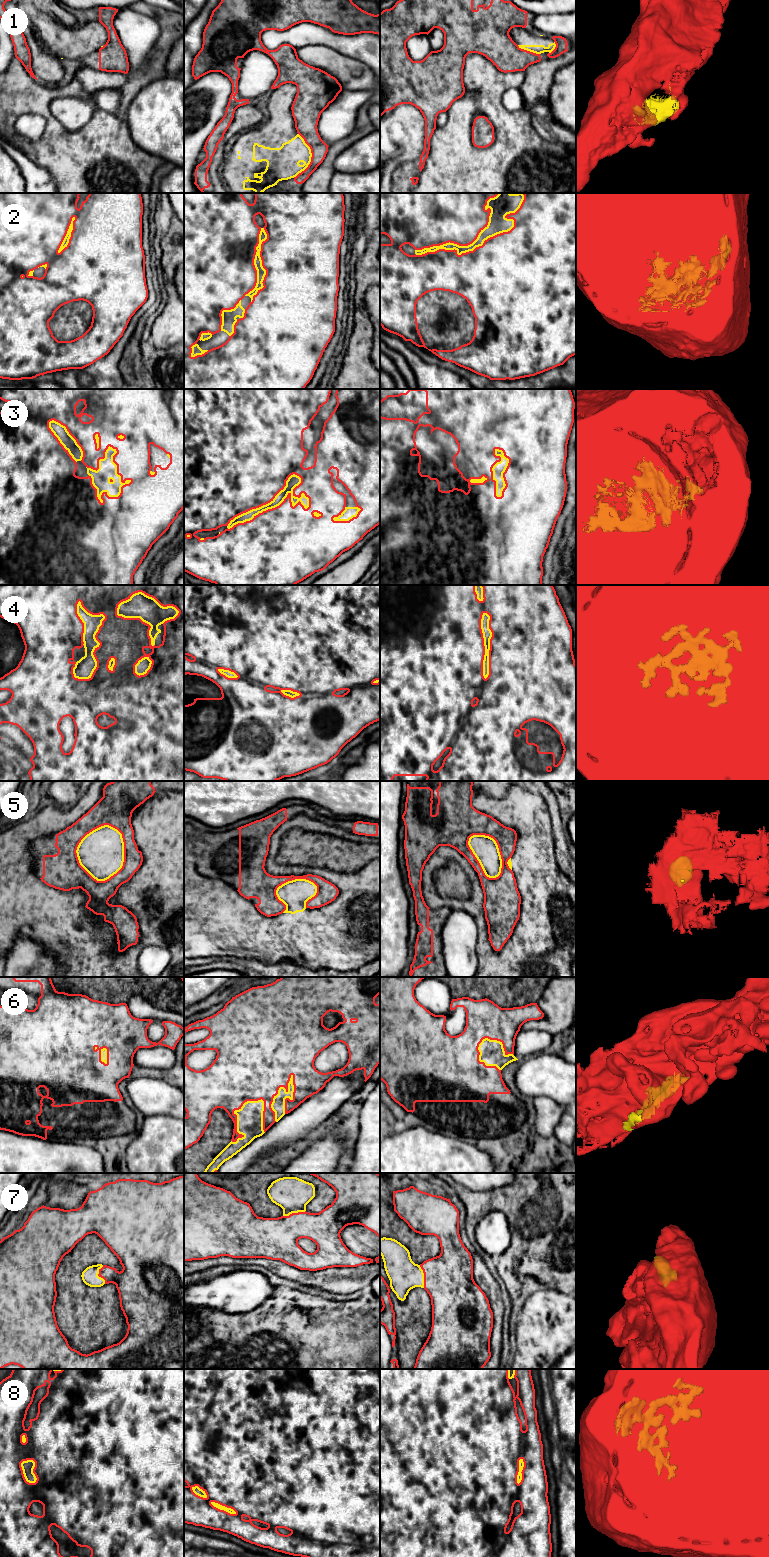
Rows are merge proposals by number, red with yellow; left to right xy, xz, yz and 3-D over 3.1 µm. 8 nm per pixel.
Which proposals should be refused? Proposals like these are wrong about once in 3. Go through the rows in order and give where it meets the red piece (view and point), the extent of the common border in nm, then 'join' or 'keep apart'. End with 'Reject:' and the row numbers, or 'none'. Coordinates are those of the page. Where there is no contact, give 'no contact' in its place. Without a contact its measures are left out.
1: contact xz (311, 157); length 360 nm; keep apart
2: contact yz (484, 242); length 1000 nm; join
3: contact xz (268, 509); length 700 nm; join
4: contact xy (95, 637); length 650 nm; join
5: contact xy (124, 856); length 480 nm; keep apart
6: contact xz (277, 1093); length 400 nm; join
7: contact xz (294, 1213); length 190 nm; join
8: contact xy (23, 1474); length 220 nm; join
Reject: 1, 5

